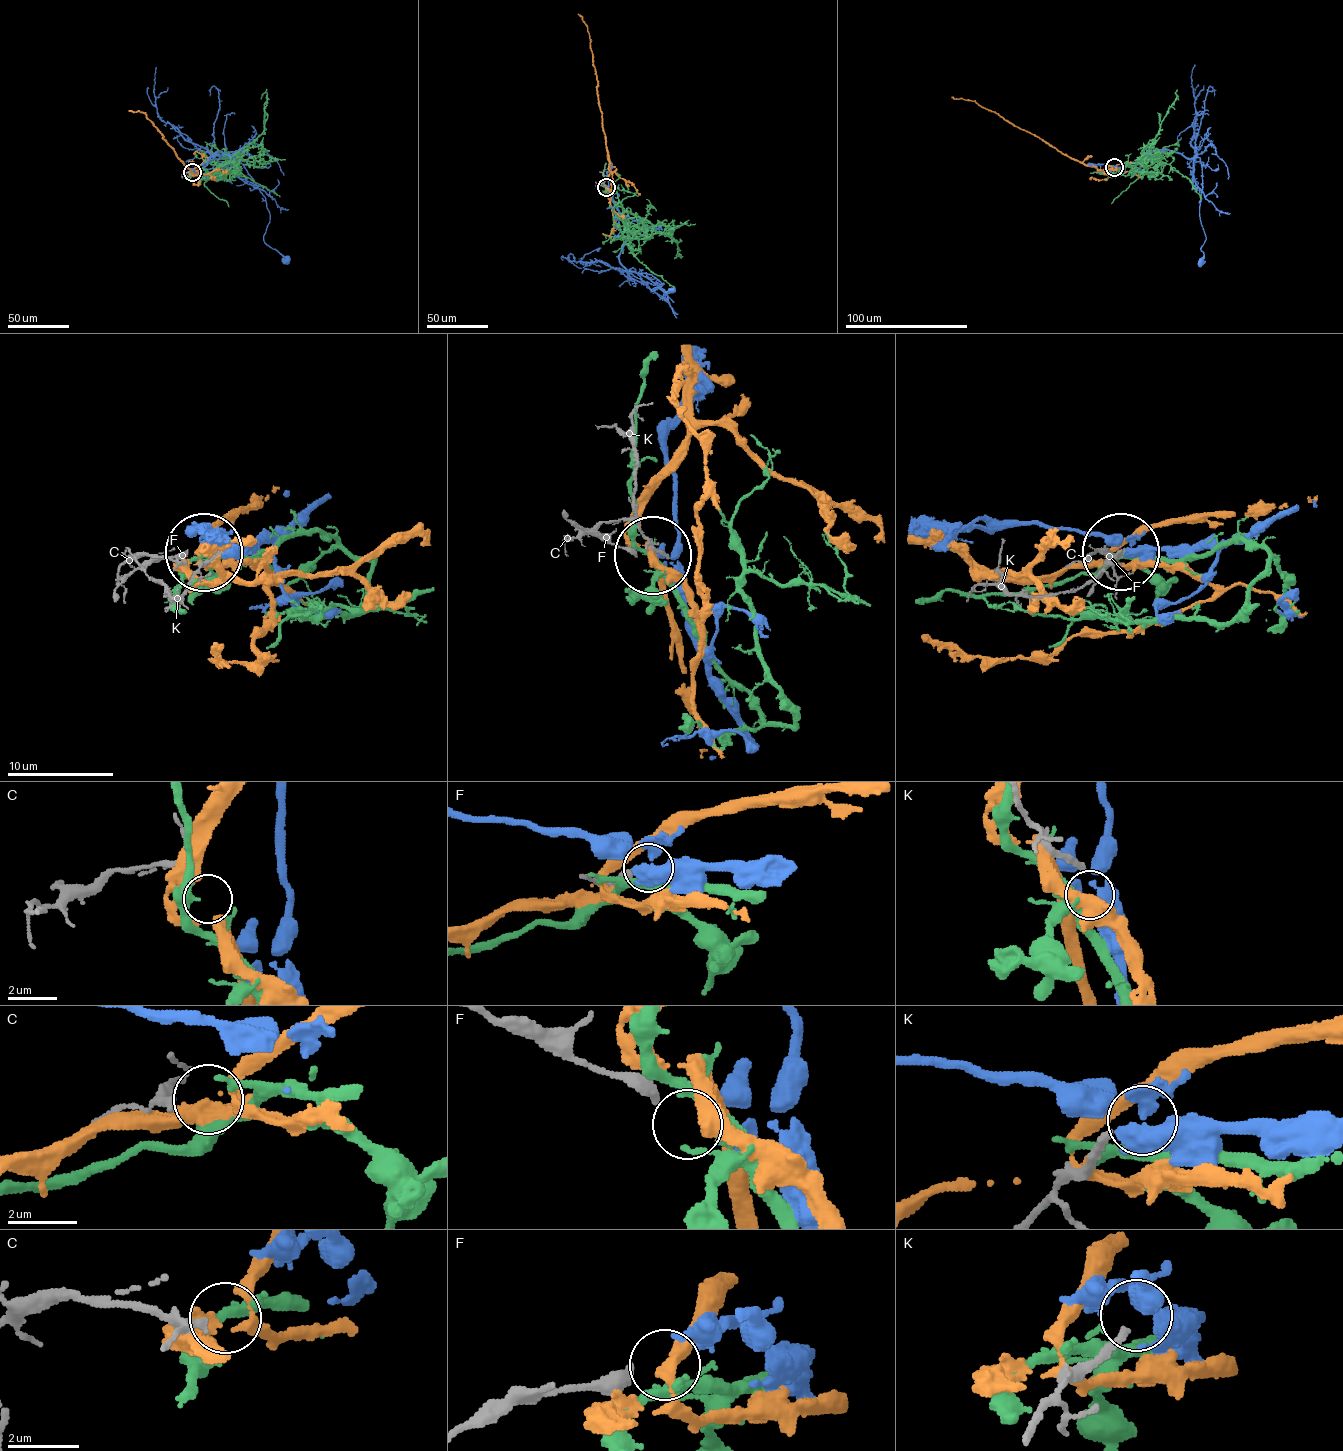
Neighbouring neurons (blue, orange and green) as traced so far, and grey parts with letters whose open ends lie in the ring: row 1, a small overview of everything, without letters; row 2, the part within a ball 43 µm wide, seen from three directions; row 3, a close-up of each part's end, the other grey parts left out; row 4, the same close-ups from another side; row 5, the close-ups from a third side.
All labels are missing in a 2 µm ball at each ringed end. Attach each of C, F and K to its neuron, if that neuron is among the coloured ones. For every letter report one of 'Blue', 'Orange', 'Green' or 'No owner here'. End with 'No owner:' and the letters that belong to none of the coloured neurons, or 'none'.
C: Green
F: Blue
K: No owner here
No owner: K

